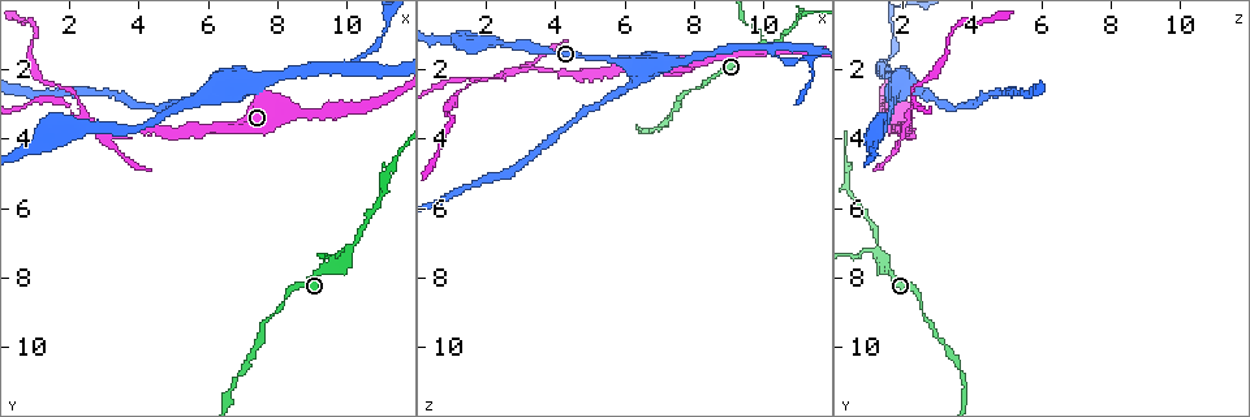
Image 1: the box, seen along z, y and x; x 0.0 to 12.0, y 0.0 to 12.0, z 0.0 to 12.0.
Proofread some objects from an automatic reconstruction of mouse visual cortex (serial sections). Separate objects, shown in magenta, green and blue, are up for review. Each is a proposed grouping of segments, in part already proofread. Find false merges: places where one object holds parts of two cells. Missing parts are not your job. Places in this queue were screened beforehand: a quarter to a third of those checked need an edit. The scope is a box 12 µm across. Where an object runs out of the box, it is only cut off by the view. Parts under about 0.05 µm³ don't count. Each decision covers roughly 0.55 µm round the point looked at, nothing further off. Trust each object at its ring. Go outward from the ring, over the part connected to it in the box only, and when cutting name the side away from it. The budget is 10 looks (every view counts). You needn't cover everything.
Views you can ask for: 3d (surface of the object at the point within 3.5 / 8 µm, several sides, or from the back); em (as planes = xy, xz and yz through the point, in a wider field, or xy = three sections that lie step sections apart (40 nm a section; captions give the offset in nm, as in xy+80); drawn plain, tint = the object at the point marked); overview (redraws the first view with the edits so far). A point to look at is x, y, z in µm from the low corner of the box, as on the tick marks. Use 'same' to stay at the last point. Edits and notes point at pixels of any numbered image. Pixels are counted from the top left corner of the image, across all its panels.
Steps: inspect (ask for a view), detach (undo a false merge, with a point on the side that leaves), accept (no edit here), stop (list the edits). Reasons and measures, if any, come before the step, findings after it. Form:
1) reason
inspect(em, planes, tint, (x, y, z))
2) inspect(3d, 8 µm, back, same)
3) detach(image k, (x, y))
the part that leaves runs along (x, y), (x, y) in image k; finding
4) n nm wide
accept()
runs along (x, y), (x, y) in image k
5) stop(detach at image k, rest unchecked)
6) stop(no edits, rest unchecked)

side arm on a straight run
inspect(3d, 3.5 µm, (9.9, 7.3, 1.3))

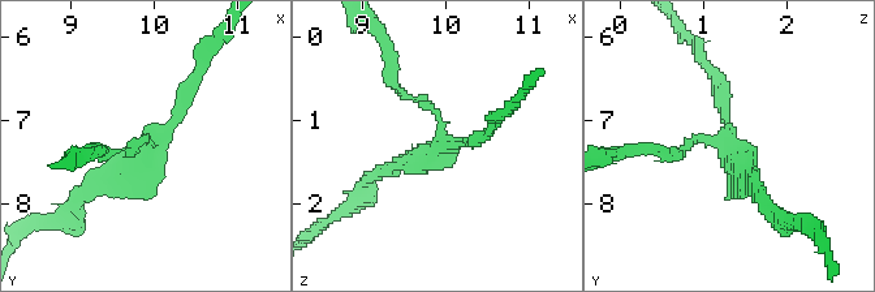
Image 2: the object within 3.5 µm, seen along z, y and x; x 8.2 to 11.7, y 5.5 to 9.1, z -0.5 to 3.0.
3 arms; arms of 100, 150, 200 nm
inspect(em, xy, step 3, tint, (9.95, 7.25, 1.35))

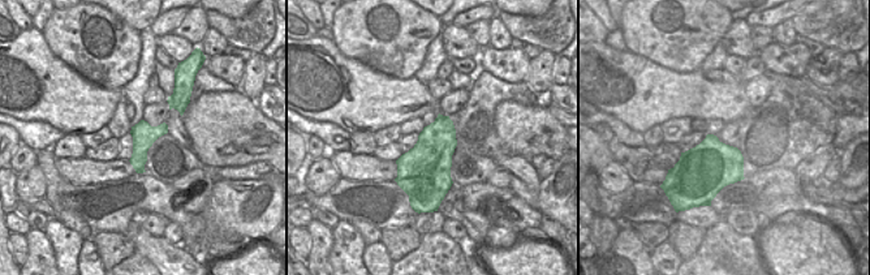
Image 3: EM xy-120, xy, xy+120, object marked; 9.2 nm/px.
440 nm wide
accept()
runs along (86, 188), (146, 155), (198, 71) in image 2; continuous, no second cell

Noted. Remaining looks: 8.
three-way junction
inspect(3d, 3.5 µm, (2.5, 3.4, 2.1))

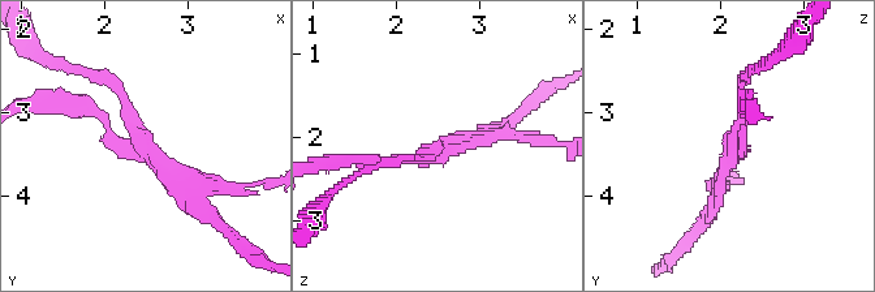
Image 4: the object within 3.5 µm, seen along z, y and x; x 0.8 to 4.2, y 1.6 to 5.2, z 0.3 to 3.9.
3 arms; arms of 100, 100, 150 nm
inspect(em, xy, step 2, tint, (2.50, 3.45, 2.20))

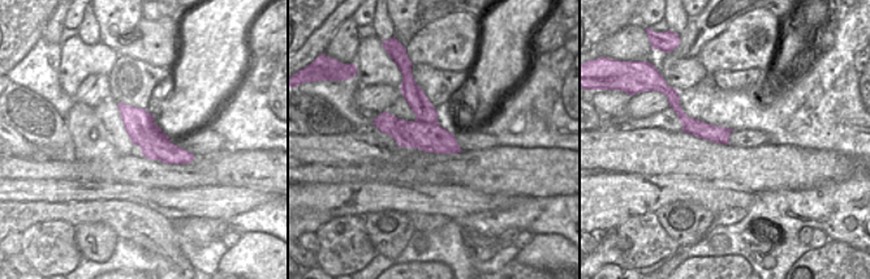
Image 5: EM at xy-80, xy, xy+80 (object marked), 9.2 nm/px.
detach(image 4, (128, 107))
the part that leaves runs along (188, 176), (136, 140), (111, 80) in image 4; a second cell is stuck on

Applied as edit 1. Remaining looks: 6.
inspect(overview)

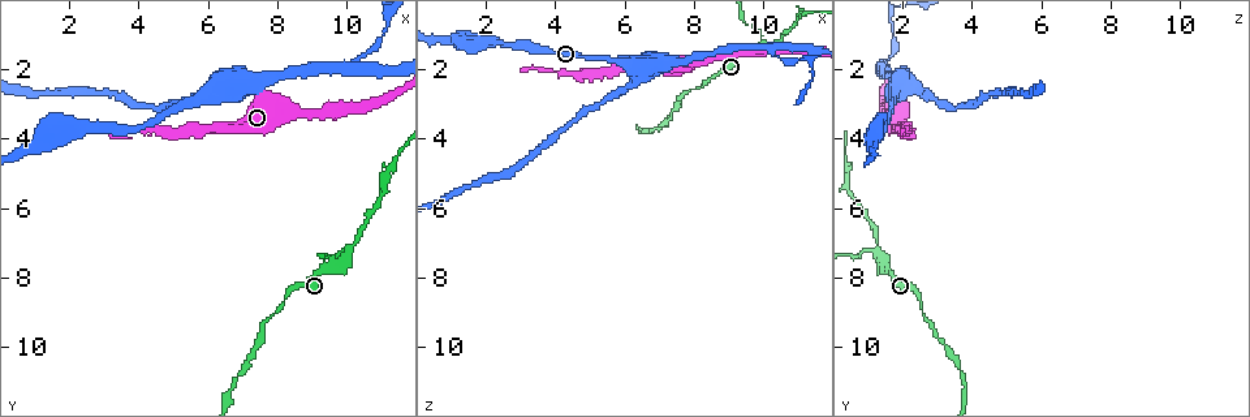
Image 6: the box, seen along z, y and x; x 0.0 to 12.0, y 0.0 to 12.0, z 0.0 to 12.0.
inspect(3d, 8 µm, (6.1, 2.5, 1.9))

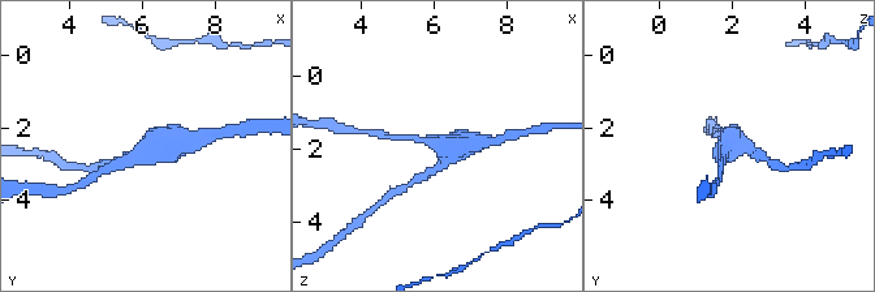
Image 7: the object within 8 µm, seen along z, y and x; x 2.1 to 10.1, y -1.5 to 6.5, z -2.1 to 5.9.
inspect(3d, 3.5 µm, (6.2, 2.5, 1.9))

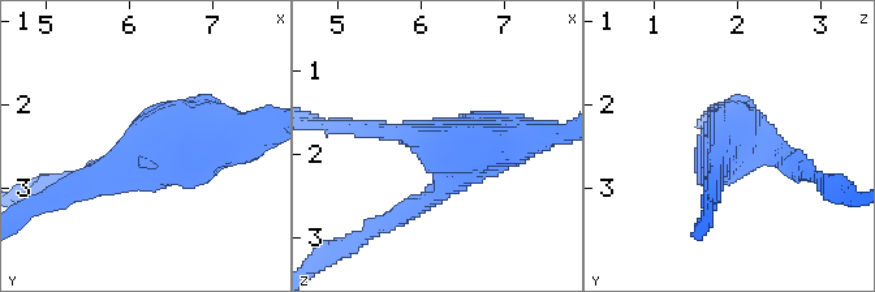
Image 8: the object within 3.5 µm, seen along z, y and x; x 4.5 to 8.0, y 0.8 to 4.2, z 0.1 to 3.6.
shape alone is not enough
inspect(em, xy, step 2, tint, (6.10, 2.55, 1.85))

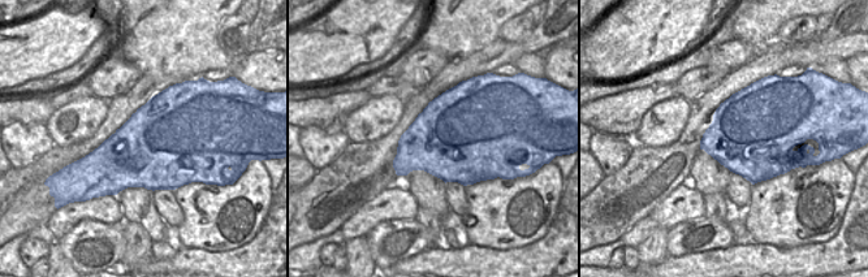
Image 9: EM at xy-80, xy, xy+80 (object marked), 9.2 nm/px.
850 nm wide
accept()
runs along (86, 183), (151, 144), (246, 136) in image 8; continuous, no second cell

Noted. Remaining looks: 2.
three-way junction
inspect(3d, 3.5 µm, (10.1, 2.0, 1.4))

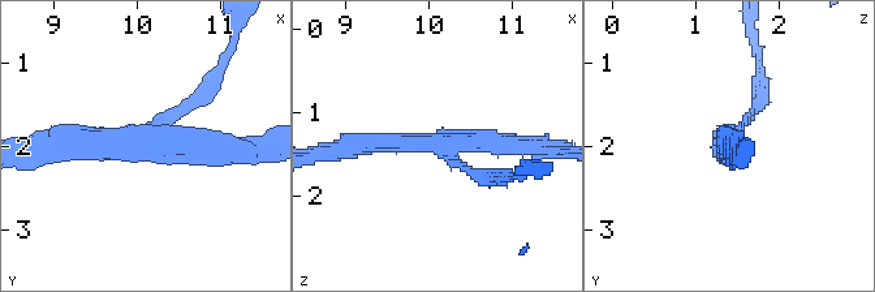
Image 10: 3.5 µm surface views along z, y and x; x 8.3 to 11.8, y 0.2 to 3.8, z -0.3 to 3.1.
need the tissue
inspect(em, xy, step 2, tint, (10.05, 1.90, 1.35))

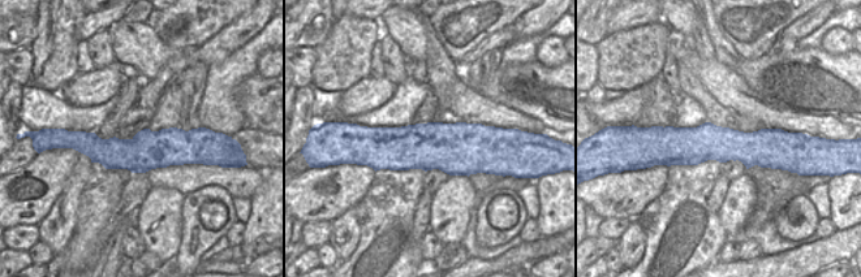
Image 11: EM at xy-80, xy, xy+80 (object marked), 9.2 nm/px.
detach(image 10, (194, 103))
two cells meet here

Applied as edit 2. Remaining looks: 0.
stop(detach at image 4, detach at image 10, rest unchecked)

